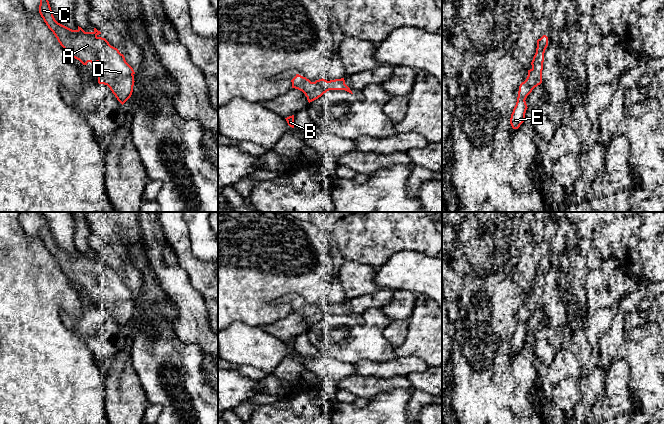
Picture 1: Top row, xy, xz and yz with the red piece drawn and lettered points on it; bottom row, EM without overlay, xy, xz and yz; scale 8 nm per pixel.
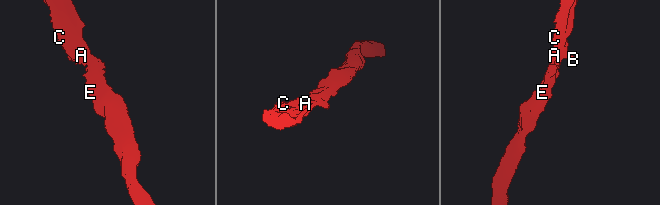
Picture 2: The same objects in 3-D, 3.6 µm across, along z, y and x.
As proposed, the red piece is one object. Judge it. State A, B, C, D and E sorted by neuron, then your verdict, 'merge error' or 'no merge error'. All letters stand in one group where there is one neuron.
A B C D E | no merge error

